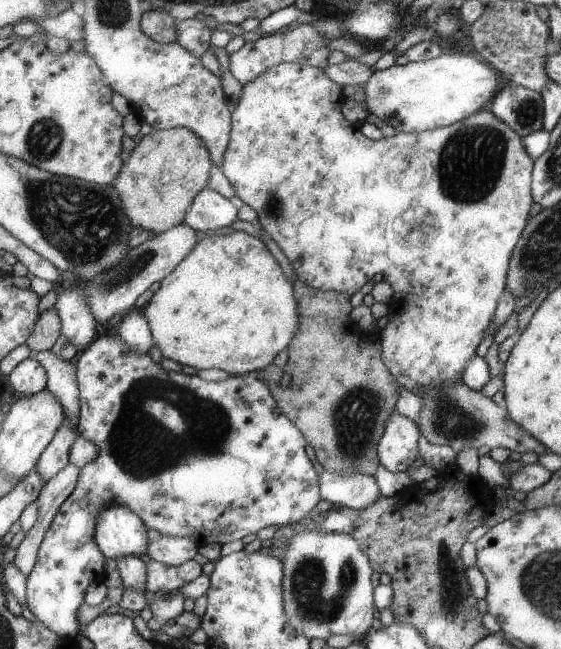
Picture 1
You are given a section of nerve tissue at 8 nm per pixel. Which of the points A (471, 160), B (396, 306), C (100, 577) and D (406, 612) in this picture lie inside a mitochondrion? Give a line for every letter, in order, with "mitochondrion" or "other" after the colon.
A: mitochondrion
B: other
C: other
D: other

